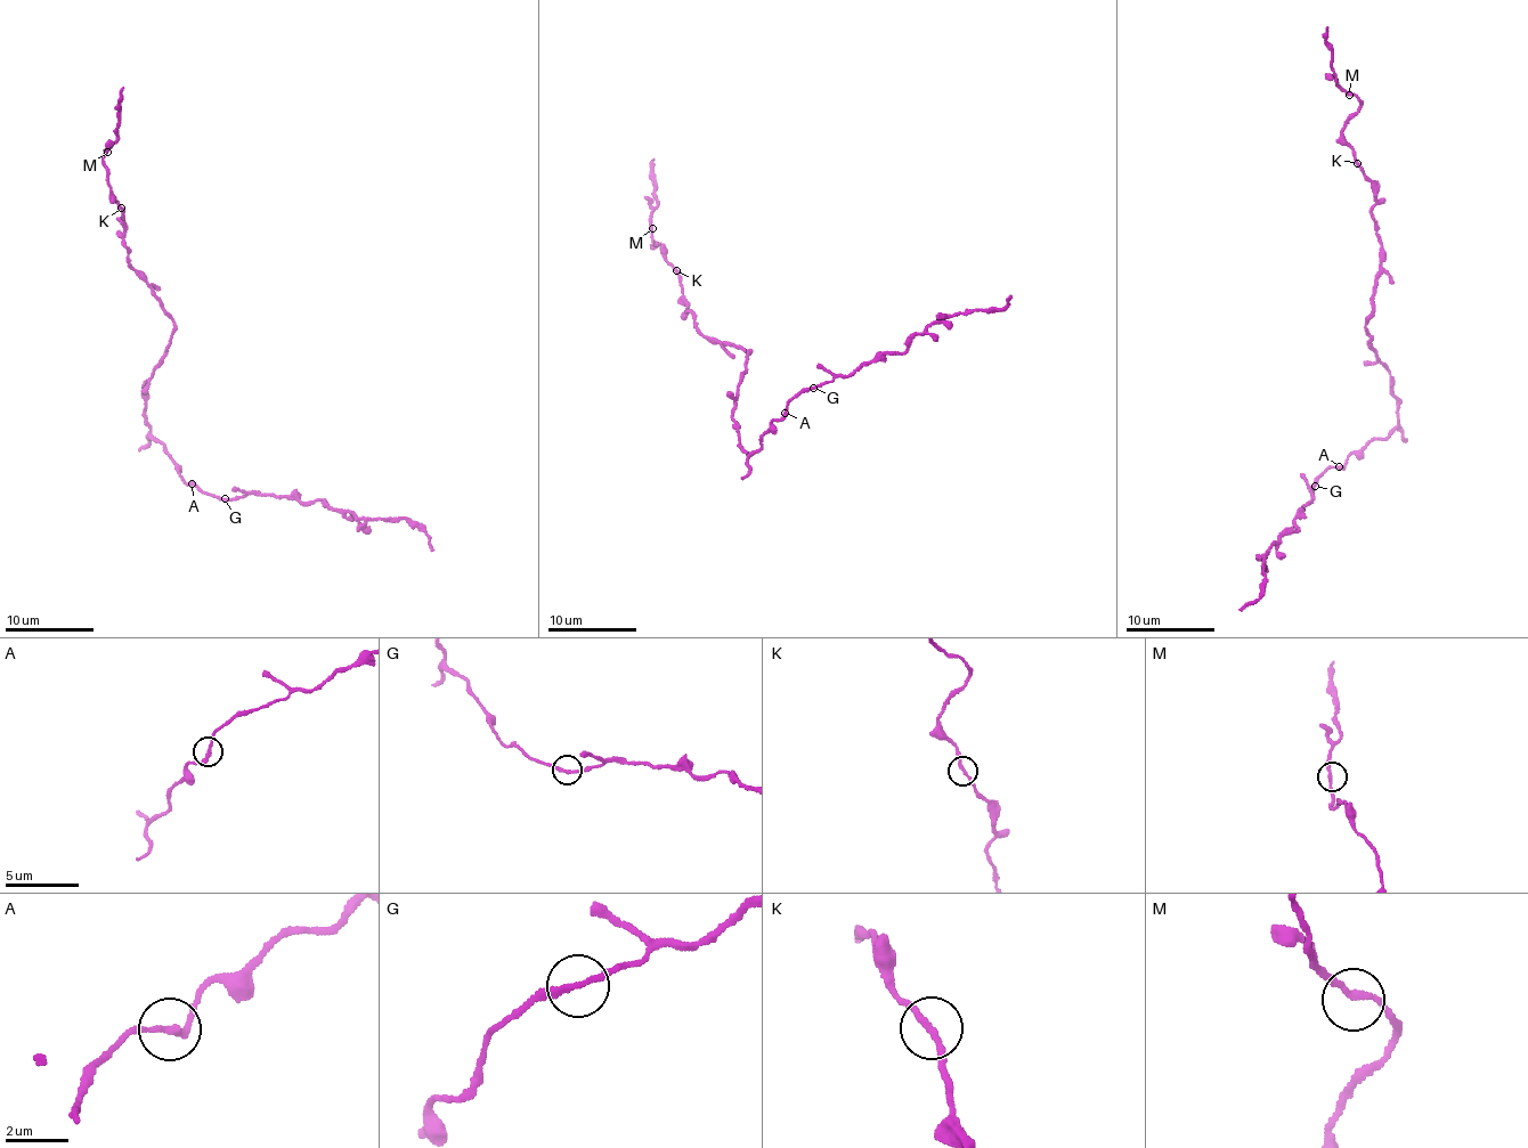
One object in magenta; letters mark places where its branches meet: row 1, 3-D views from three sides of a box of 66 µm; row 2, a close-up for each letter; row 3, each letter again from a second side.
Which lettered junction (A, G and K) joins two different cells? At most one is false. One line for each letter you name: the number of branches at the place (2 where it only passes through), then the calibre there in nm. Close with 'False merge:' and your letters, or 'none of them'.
False merge: none of them

